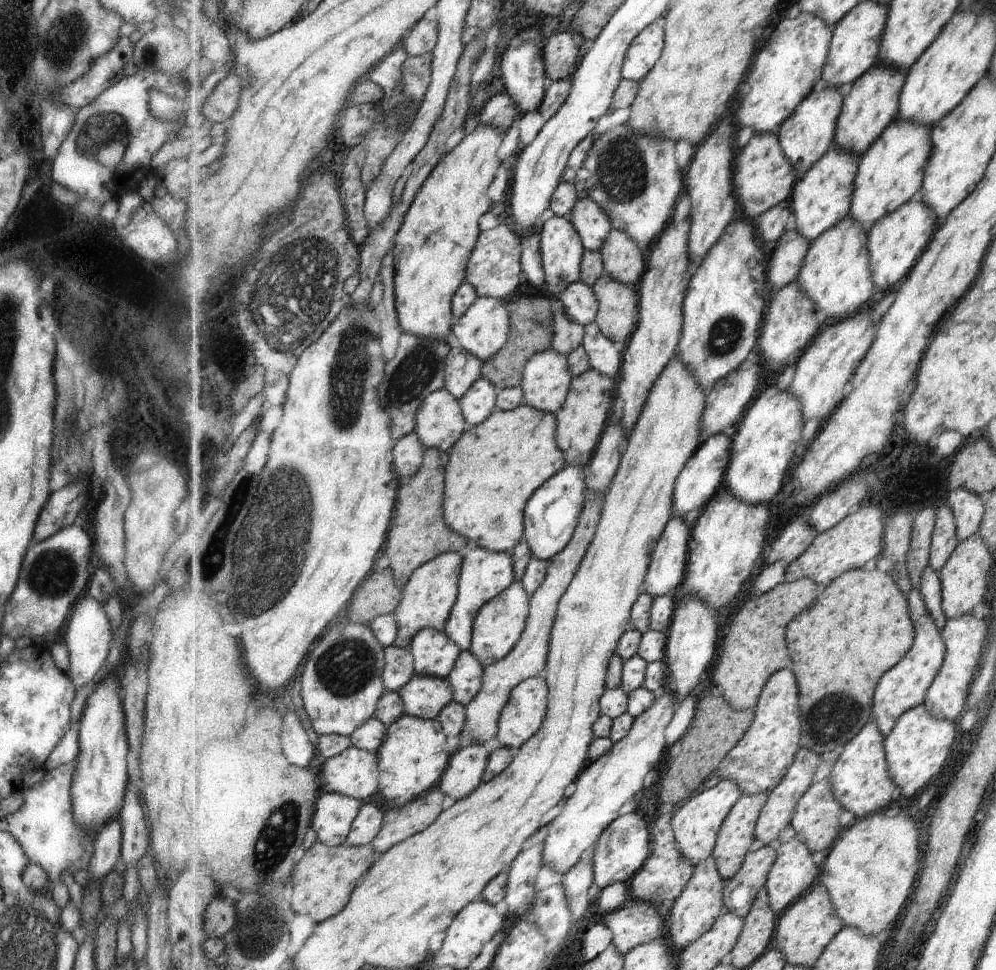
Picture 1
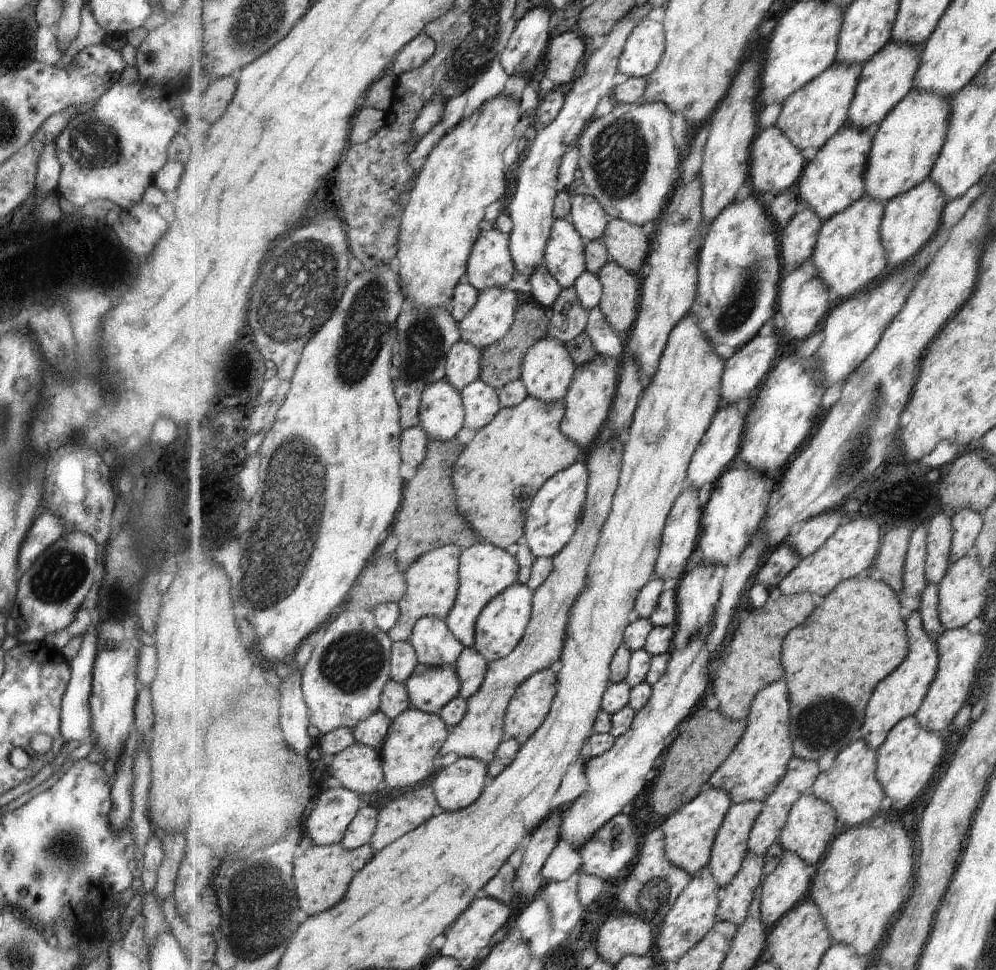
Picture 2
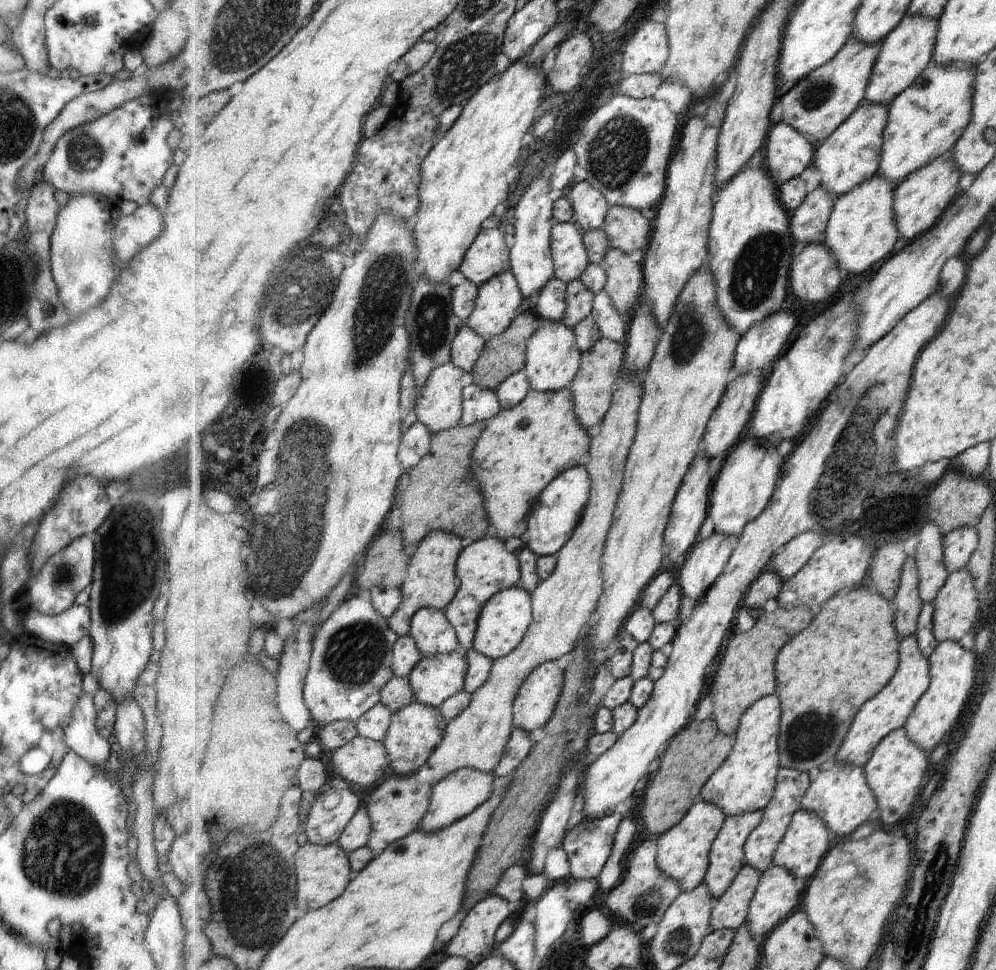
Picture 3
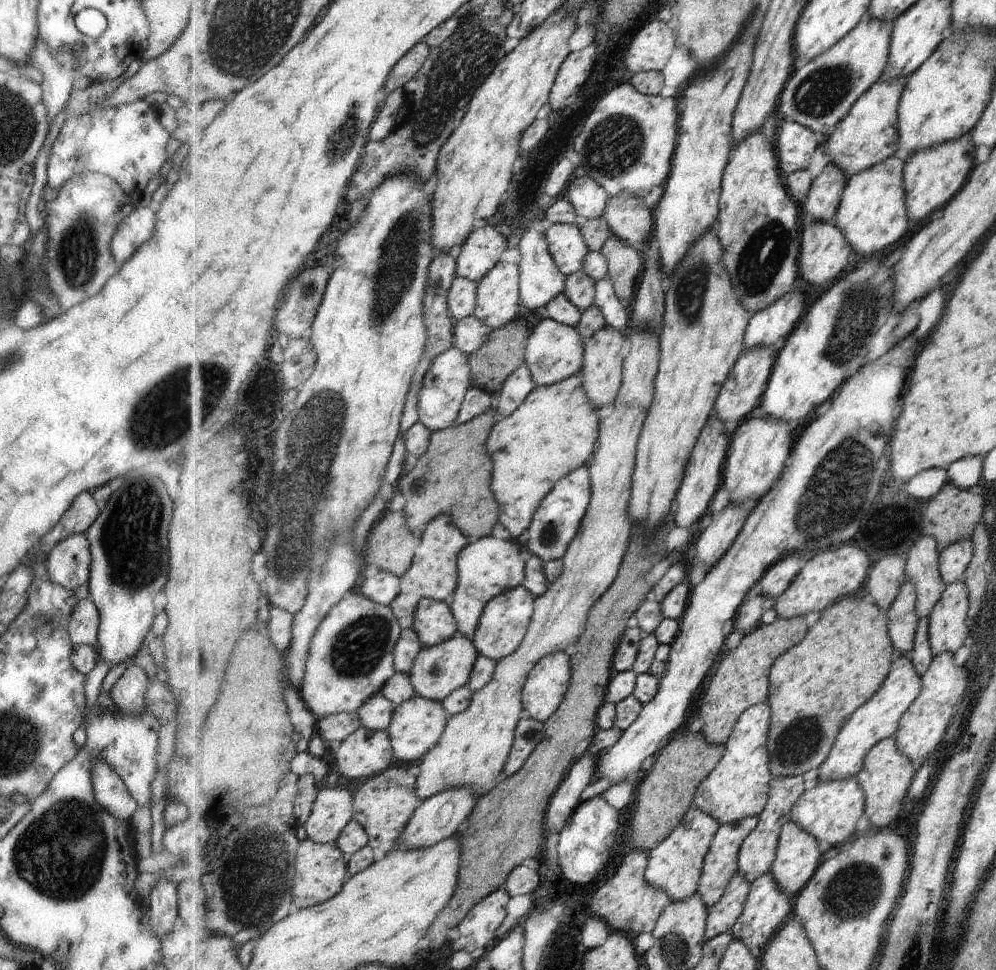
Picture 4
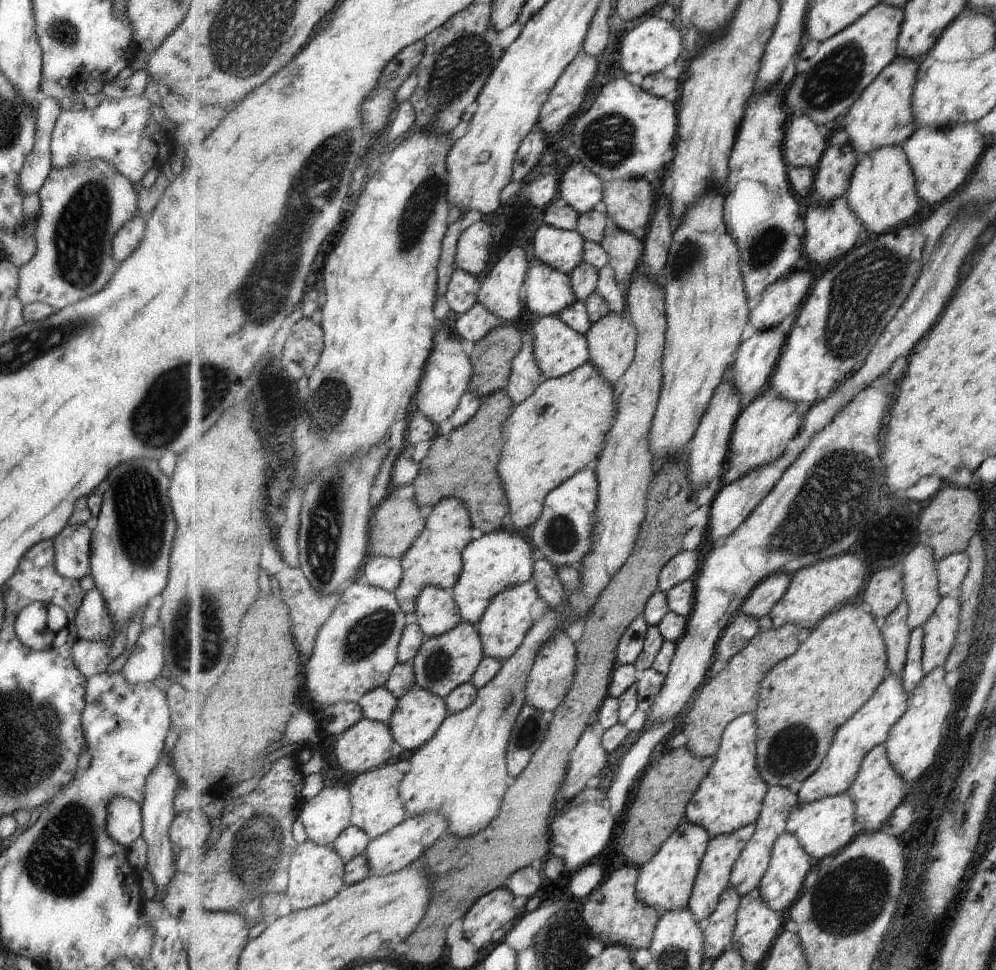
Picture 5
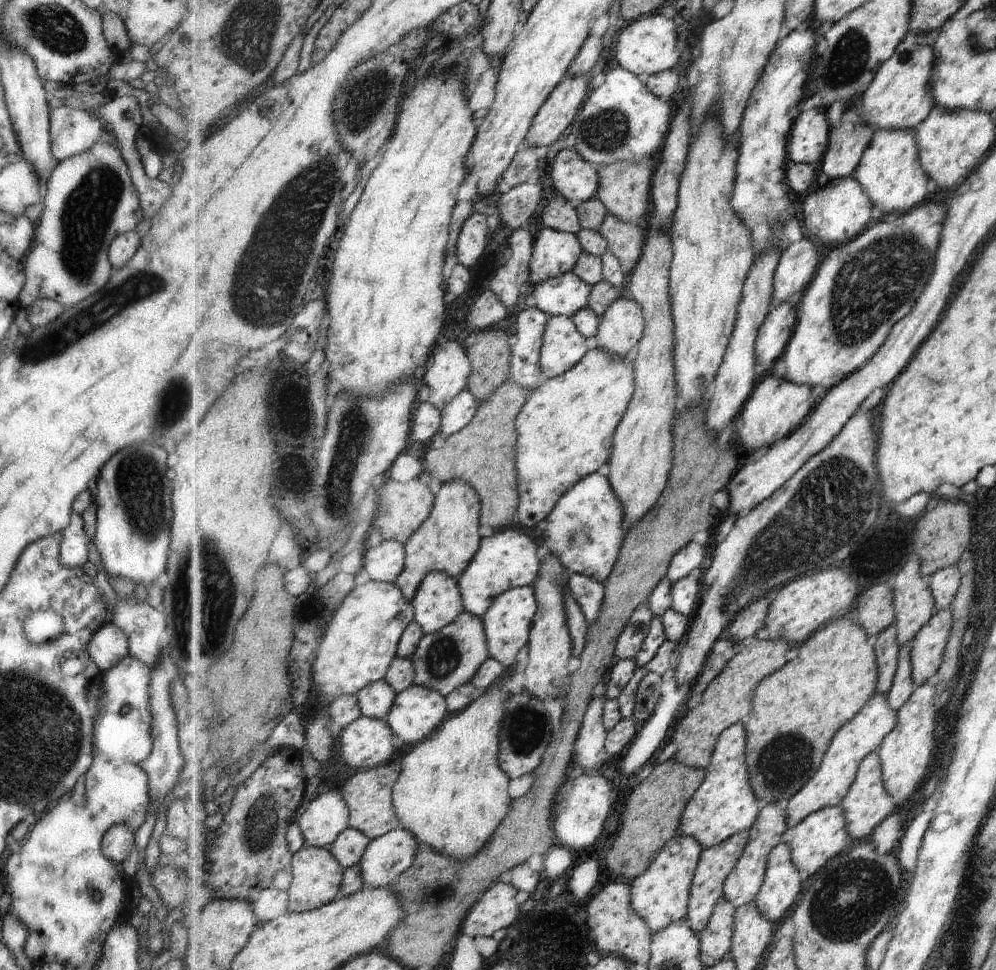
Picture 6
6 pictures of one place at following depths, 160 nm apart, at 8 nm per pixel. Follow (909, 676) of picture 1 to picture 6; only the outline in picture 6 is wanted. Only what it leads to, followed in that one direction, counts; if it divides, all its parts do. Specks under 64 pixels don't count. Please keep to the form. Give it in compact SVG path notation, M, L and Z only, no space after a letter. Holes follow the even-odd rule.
M876 693L872 700L864 706L864 709L833 737L821 768L815 773L815 776L785 804L788 828L794 829L801 824L801 821L804 821L810 814L818 810L841 806L849 789L856 781L861 762L869 754L879 750L885 737L896 729L897 723L897 711L892 709L888 694L880 695Z

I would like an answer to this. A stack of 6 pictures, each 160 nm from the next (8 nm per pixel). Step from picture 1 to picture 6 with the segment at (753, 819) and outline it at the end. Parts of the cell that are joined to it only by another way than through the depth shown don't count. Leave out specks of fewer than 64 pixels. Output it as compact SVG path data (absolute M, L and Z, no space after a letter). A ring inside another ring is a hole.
M743 830L729 837L725 842L703 850L702 857L696 870L695 877L690 890L690 899L688 904L688 918L692 929L695 932L704 931L712 920L717 903L725 898L724 882L726 878L736 868L740 858L744 856L745 847L750 841L750 830Z

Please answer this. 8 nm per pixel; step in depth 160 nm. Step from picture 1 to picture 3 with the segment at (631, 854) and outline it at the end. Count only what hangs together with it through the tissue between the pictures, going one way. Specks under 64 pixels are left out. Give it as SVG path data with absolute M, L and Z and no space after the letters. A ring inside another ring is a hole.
M615 812L605 815L601 818L589 818L587 816L577 825L566 833L562 848L568 854L571 872L570 880L595 880L599 878L599 872L603 870L603 866L607 864L611 850L613 850L613 842L615 842L615 834L619 830L623 816Z

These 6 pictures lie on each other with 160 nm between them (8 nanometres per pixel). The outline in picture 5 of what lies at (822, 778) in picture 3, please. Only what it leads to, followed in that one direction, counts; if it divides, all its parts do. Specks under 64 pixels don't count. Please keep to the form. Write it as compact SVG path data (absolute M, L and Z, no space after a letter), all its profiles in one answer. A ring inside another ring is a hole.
M847 792L834 797L825 797L813 804L799 804L788 820L787 832L797 835L803 848L819 862L833 852L840 852L852 843L855 832L856 802Z

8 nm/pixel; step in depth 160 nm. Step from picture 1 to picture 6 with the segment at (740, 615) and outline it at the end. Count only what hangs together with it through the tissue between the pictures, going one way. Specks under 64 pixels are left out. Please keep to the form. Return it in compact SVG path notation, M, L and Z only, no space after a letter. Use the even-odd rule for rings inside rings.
M749 637L745 639L740 651L727 664L702 694L701 702L689 710L685 718L679 719L679 726L673 730L672 741L678 746L674 759L681 764L706 769L712 764L721 734L730 726L744 723L752 713L756 688L760 682L781 670L787 662L787 652L792 645L787 639L764 639Z

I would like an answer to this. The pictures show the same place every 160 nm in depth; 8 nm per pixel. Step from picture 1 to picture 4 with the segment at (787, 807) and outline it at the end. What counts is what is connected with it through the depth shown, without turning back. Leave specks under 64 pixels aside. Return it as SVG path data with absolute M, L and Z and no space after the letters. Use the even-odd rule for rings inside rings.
M802 775L796 777L773 777L770 785L768 805L760 814L760 824L744 840L739 856L739 872L752 884L761 875L772 870L772 864L777 858L777 849L780 845L780 836L784 826L792 821L792 810L799 797L807 791Z

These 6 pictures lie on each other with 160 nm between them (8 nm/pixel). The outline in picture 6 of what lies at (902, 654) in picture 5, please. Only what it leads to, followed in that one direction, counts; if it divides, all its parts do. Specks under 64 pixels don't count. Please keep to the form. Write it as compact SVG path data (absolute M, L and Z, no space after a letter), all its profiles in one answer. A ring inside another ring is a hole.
M896 622L884 630L874 639L876 657L879 664L880 677L878 678L877 693L887 695L892 689L896 670L900 661L900 644L897 640Z

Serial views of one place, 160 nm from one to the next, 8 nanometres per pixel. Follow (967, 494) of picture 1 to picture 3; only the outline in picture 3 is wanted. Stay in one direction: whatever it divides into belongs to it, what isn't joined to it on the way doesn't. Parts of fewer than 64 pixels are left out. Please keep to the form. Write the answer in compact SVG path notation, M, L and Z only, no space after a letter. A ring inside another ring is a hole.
M961 527L944 536L944 563L950 574L967 568L980 538L977 528Z

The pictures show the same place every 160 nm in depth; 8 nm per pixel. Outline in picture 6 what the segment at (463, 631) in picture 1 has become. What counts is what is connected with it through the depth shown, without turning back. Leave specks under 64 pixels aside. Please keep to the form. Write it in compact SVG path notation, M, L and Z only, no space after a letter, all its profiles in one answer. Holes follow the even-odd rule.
M511 526L495 530L490 537L483 537L480 549L468 569L457 578L464 598L465 610L483 618L500 594L513 587L533 585L534 578L539 576L542 565L537 556L537 547L529 536L513 530Z

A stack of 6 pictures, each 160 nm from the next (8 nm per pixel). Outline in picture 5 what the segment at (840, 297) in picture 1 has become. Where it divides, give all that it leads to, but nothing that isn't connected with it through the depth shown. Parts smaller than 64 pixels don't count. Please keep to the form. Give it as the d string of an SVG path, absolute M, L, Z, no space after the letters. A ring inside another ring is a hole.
M889 145L860 157L846 197L863 221L866 231L879 236L899 229L917 214L923 200L918 194L916 184L916 174L904 147Z

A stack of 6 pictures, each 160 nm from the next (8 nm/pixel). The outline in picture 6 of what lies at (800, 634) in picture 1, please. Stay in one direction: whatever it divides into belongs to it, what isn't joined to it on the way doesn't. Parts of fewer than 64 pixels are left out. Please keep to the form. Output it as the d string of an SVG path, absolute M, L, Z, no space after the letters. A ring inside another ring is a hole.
M843 615L831 623L813 633L803 644L799 645L798 655L789 661L781 670L773 673L771 676L764 678L756 688L756 697L754 698L752 713L744 722L745 730L748 732L747 760L750 772L750 780L755 791L756 797L761 800L760 808L762 809L767 803L786 804L790 798L793 798L821 768L825 755L832 744L833 737L848 723L851 722L857 714L864 709L864 706L872 700L878 689L878 678L880 677L879 664L876 657L874 640L867 634L866 630L858 624L855 626L852 615Z

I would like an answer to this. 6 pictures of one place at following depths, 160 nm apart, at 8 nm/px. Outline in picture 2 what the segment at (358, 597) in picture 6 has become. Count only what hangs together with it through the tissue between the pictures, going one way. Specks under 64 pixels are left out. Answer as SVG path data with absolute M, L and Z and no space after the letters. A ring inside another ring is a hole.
M351 604L343 607L328 627L318 634L323 636L302 672L302 689L312 714L313 726L319 730L320 736L341 727L352 728L357 742L381 752L392 725L392 719L380 710L384 688L392 678L392 638L377 626L373 610L353 607Z

